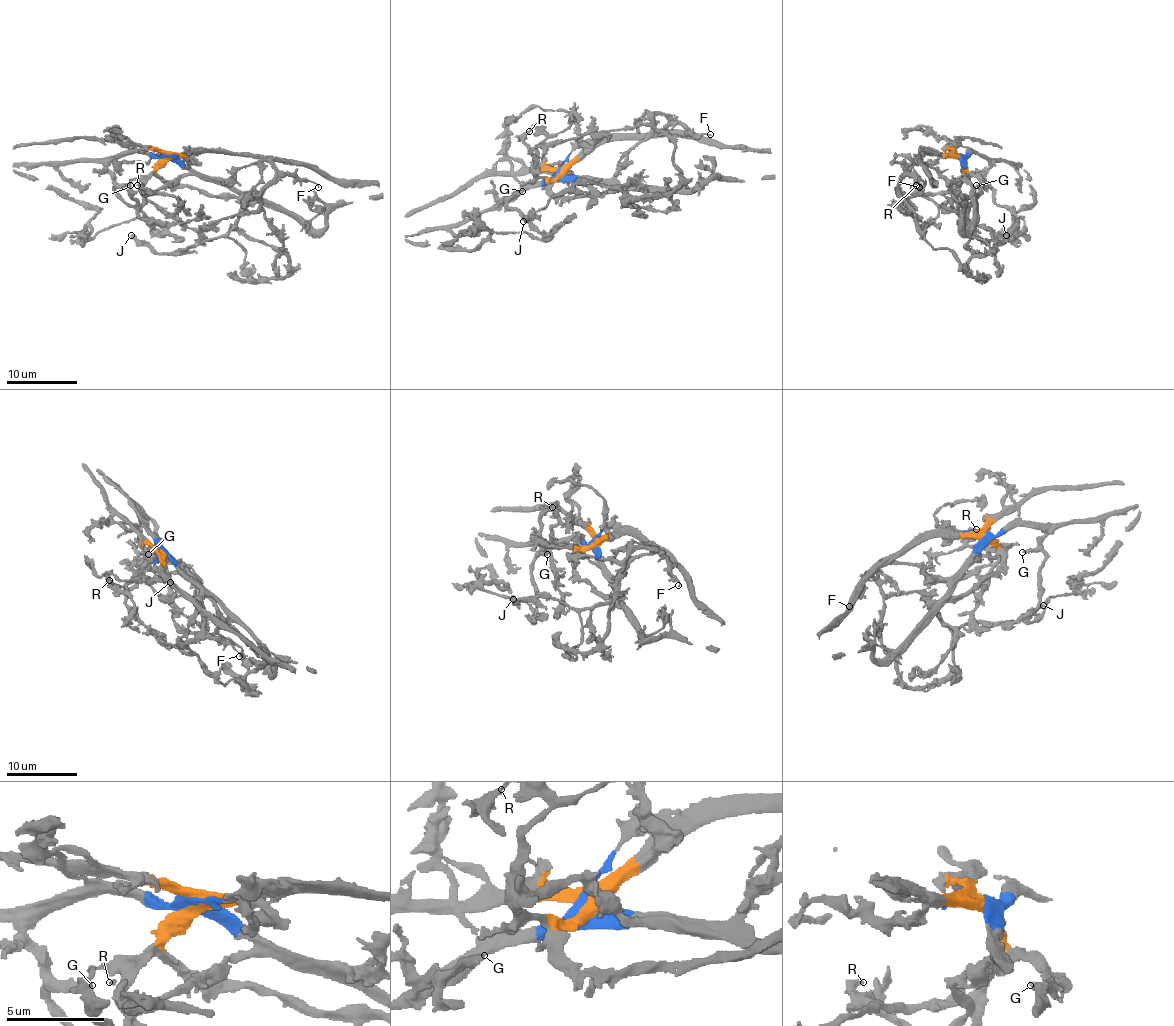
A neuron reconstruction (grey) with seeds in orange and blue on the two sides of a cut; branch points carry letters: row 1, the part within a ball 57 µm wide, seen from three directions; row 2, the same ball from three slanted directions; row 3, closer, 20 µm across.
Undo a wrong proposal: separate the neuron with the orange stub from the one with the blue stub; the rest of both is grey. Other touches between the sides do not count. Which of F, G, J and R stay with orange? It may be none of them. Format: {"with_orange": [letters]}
{"with_orange": ["F", "R"]}

